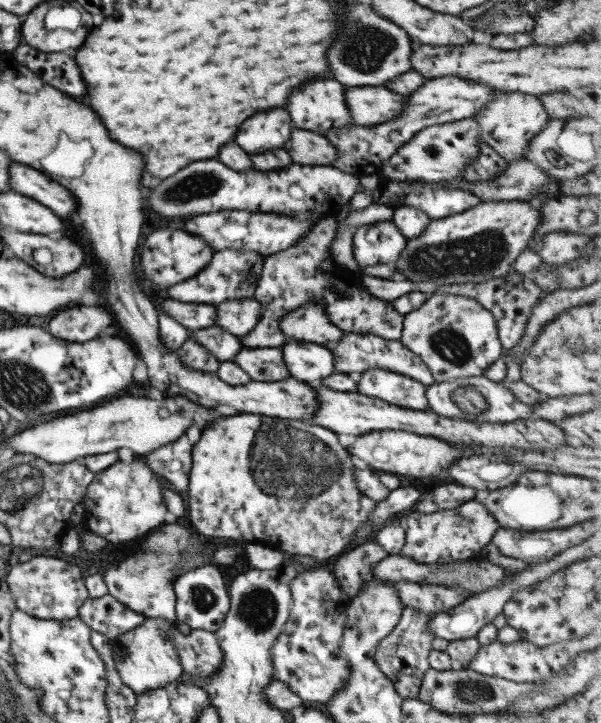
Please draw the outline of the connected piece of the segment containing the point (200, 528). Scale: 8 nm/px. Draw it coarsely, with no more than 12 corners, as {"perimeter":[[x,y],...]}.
{"perimeter":[[239,413],[193,445],[187,521],[328,563],[376,503],[336,432]]}

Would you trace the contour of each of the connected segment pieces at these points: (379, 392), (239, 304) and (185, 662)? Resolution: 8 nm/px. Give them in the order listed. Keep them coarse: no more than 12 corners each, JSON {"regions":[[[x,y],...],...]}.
{"regions":[[[376,368],[358,393],[416,411],[429,410],[427,386]],[[254,298],[215,308],[216,325],[240,338],[258,324]],[[168,630],[185,676],[207,676],[223,664],[216,633]]]}

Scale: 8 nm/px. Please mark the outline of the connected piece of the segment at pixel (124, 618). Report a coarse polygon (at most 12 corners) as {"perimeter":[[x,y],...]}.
{"perimeter":[[111,594],[89,597],[78,617],[114,640],[146,617]]}

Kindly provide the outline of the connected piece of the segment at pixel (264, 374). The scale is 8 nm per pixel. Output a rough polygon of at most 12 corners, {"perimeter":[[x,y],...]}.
{"perimeter":[[243,347],[234,363],[252,381],[291,378],[279,348]]}

